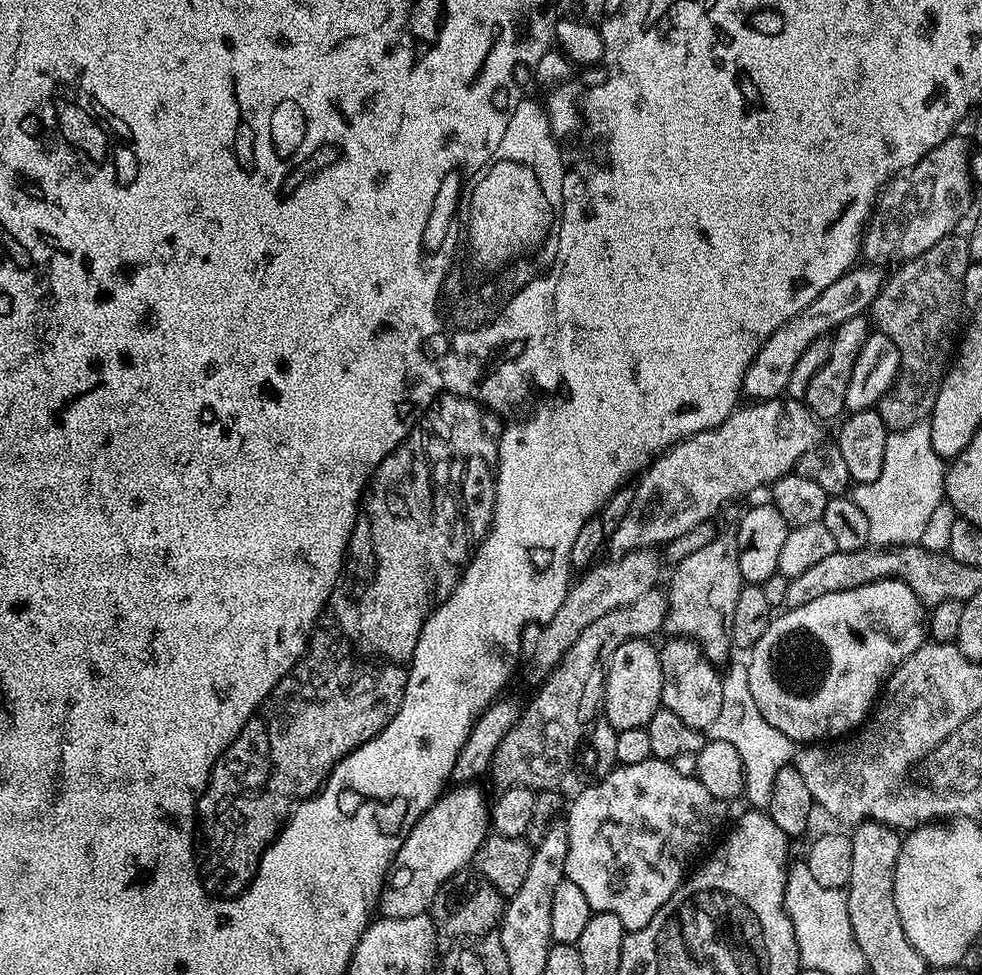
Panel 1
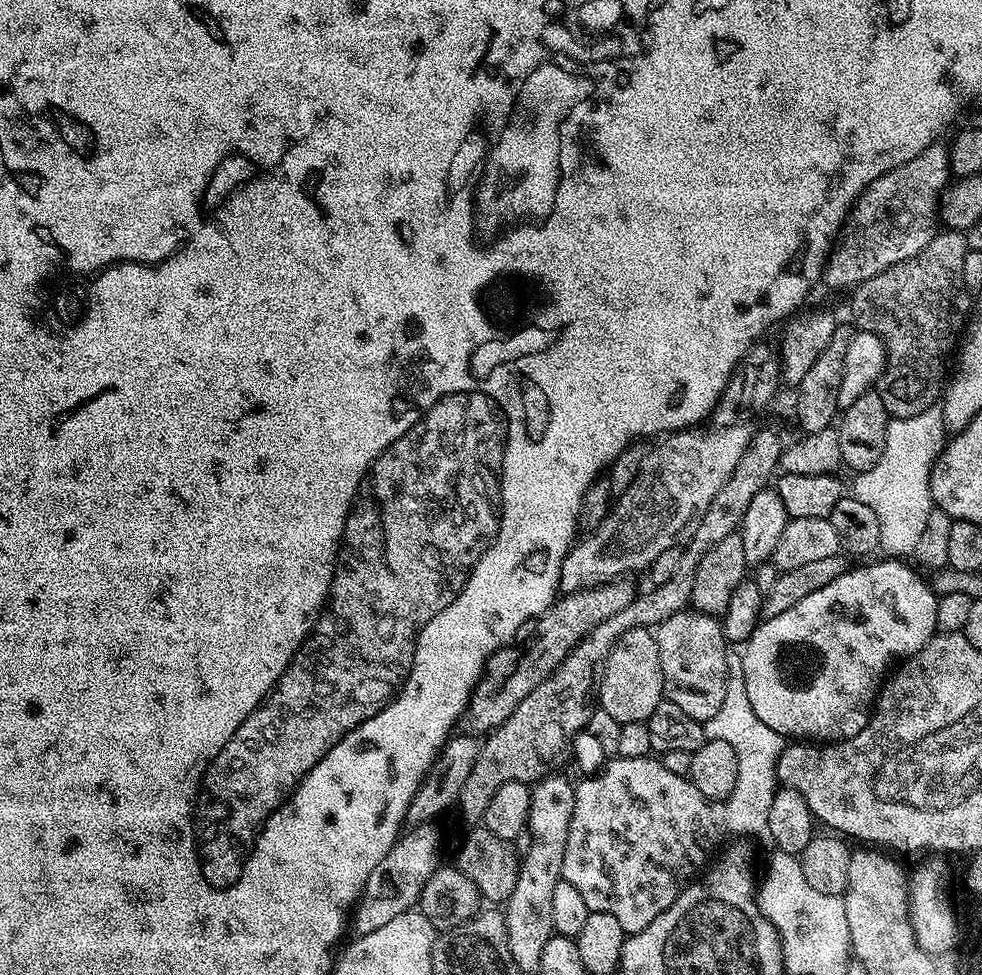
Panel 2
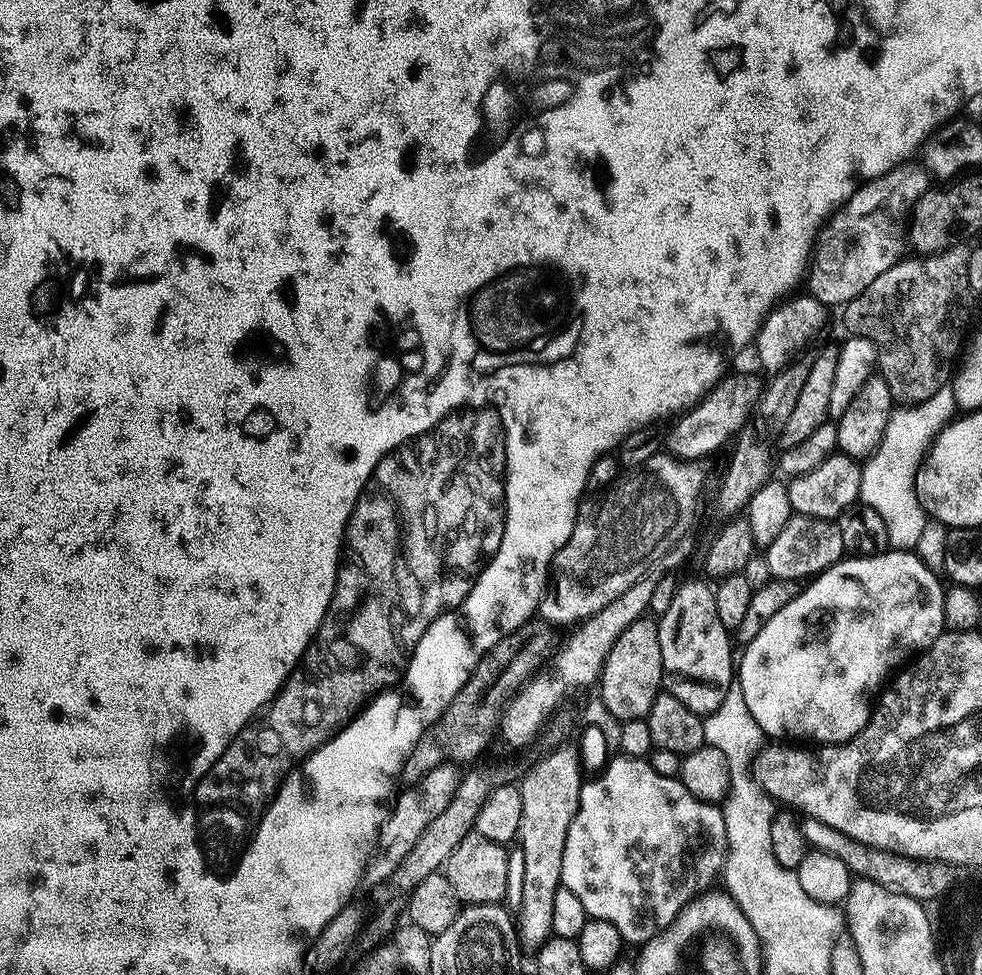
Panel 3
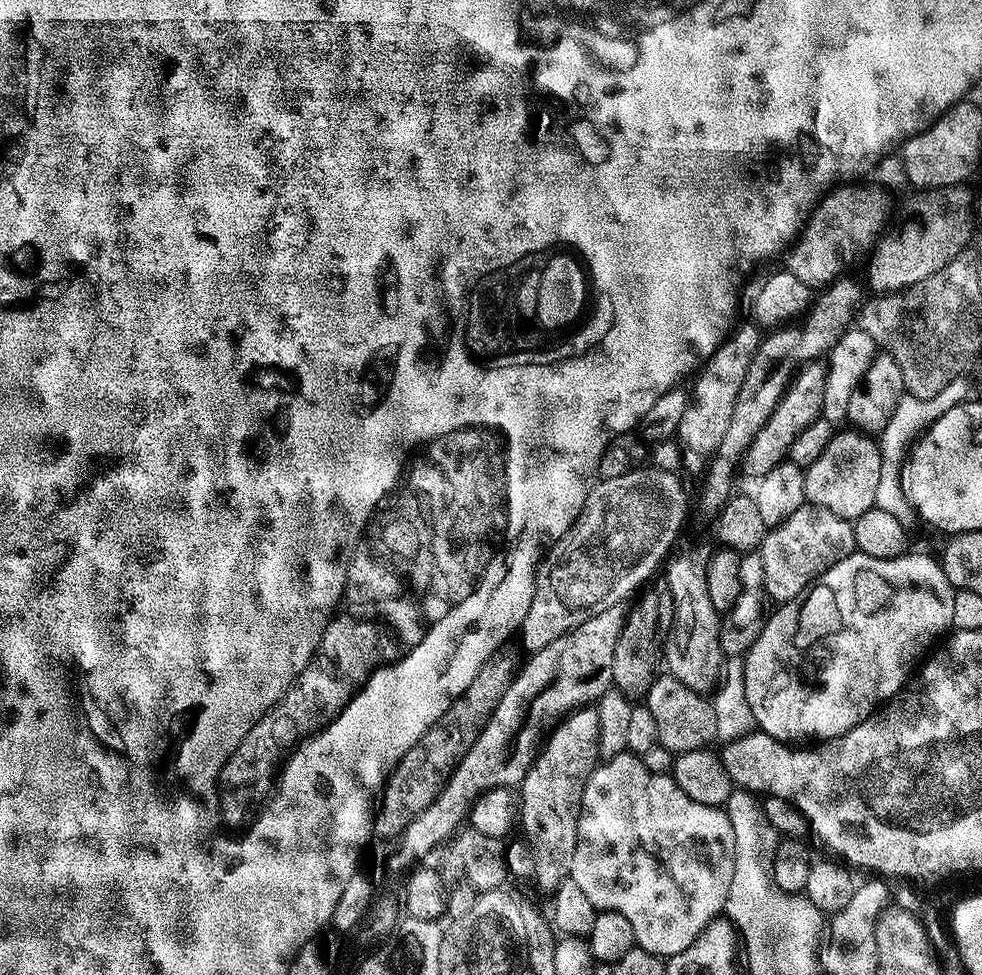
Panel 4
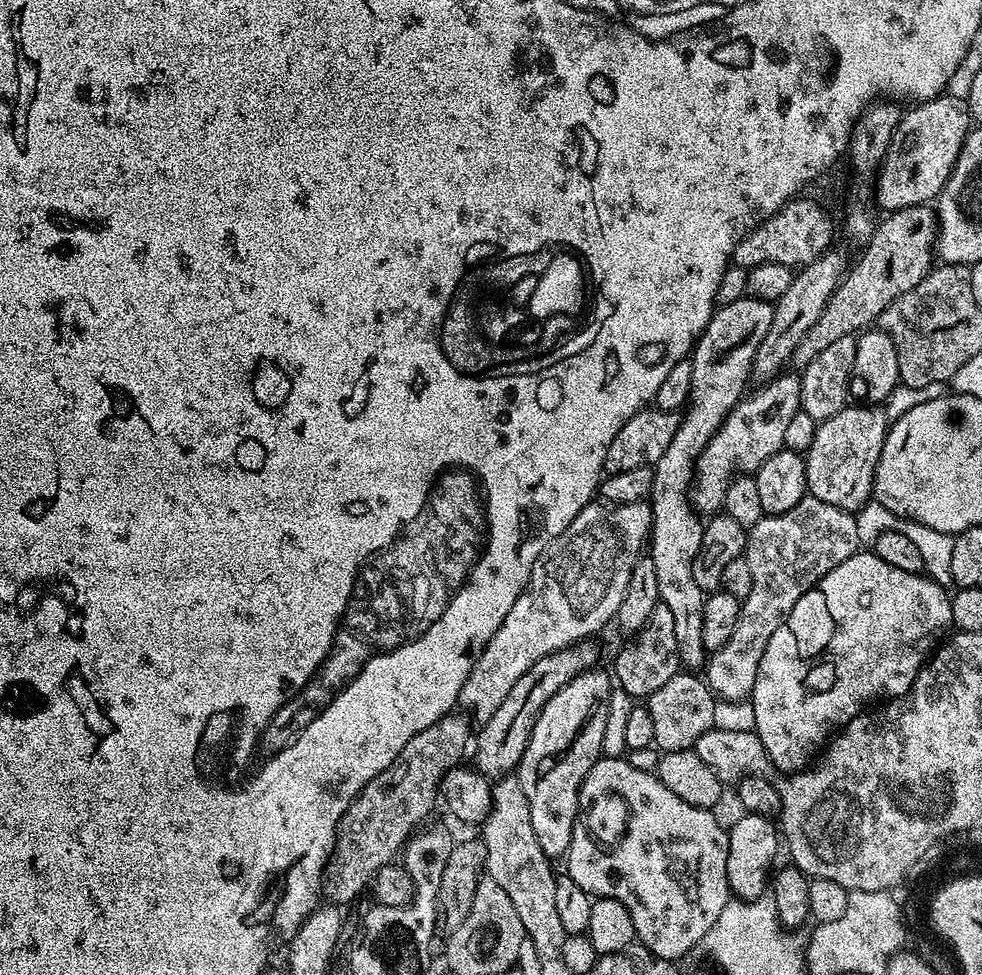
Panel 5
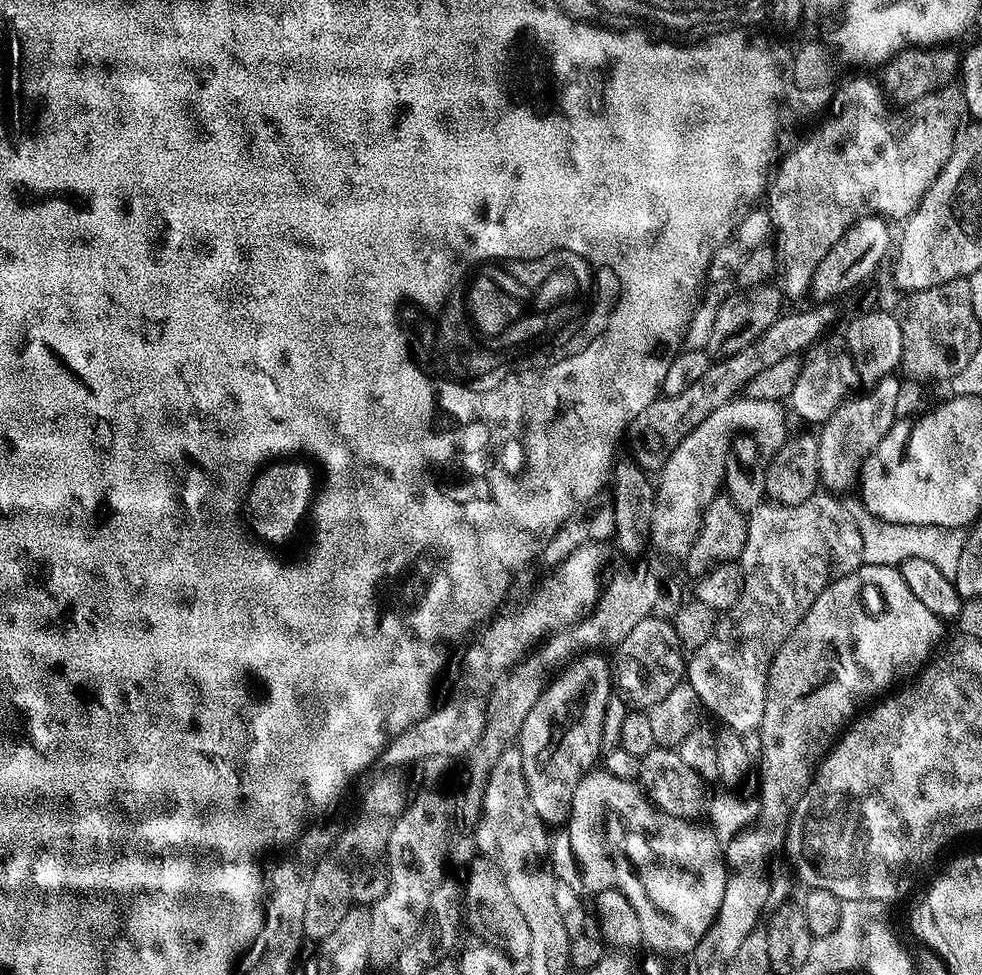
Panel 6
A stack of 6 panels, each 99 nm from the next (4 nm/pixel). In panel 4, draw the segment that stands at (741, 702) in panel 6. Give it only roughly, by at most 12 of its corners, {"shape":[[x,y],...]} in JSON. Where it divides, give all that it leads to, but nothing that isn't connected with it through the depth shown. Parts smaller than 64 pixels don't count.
{"shape":[[806,502],[765,531],[763,595],[803,596],[856,551],[852,521]]}

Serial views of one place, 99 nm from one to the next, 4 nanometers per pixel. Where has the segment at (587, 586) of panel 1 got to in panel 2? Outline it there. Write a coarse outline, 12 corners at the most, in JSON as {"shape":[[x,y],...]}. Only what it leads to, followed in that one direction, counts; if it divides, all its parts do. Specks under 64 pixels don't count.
{"shape":[[613,582],[557,599],[467,731],[487,734],[538,690],[583,636],[637,594]]}

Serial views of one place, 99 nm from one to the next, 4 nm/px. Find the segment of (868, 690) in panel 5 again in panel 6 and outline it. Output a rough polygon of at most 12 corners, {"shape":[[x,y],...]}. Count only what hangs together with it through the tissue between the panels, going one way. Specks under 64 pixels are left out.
{"shape":[[899,567],[824,588],[776,652],[758,800],[787,828],[869,702],[945,639]]}

